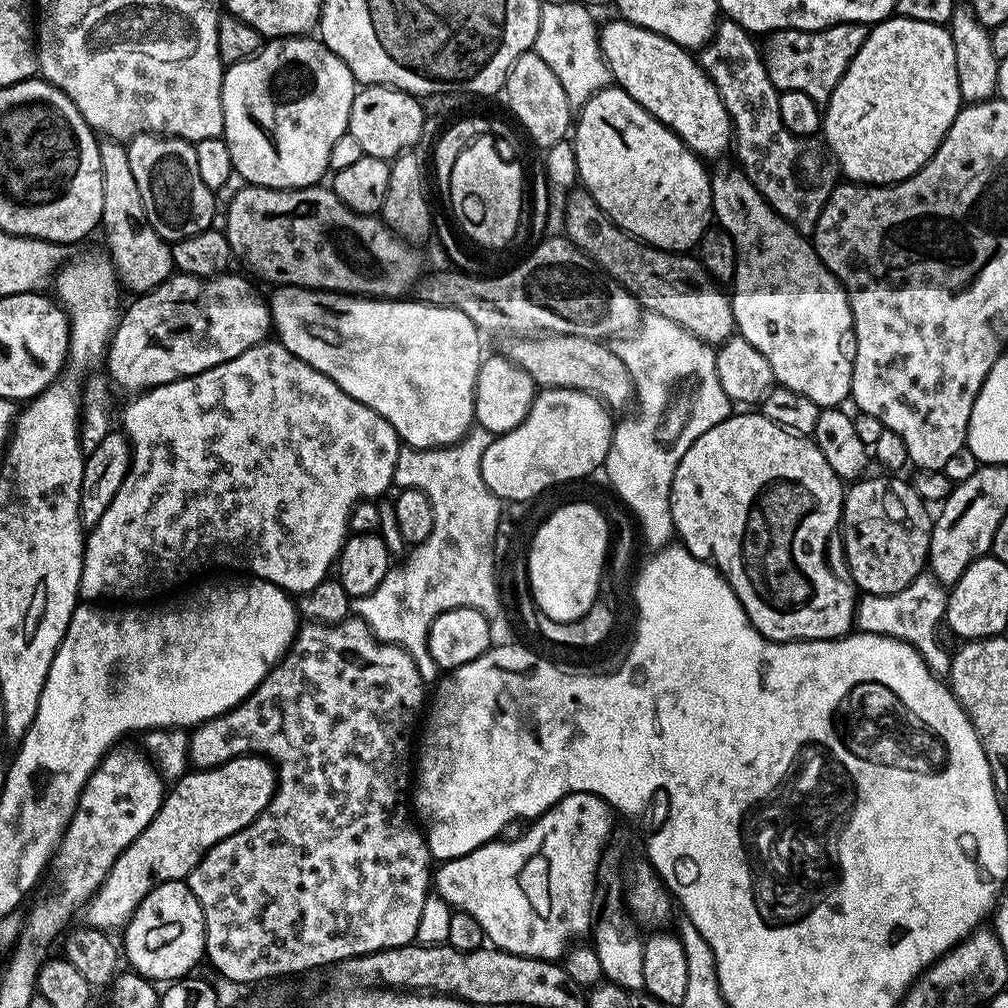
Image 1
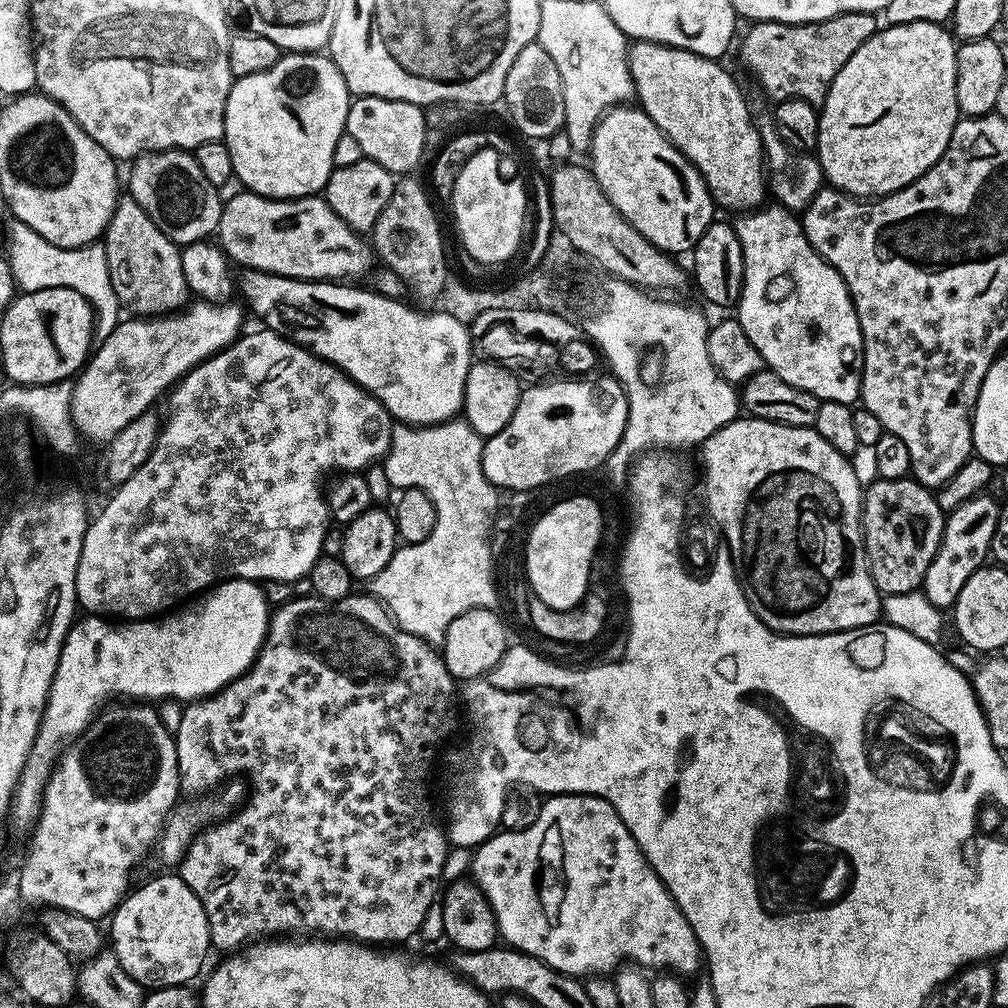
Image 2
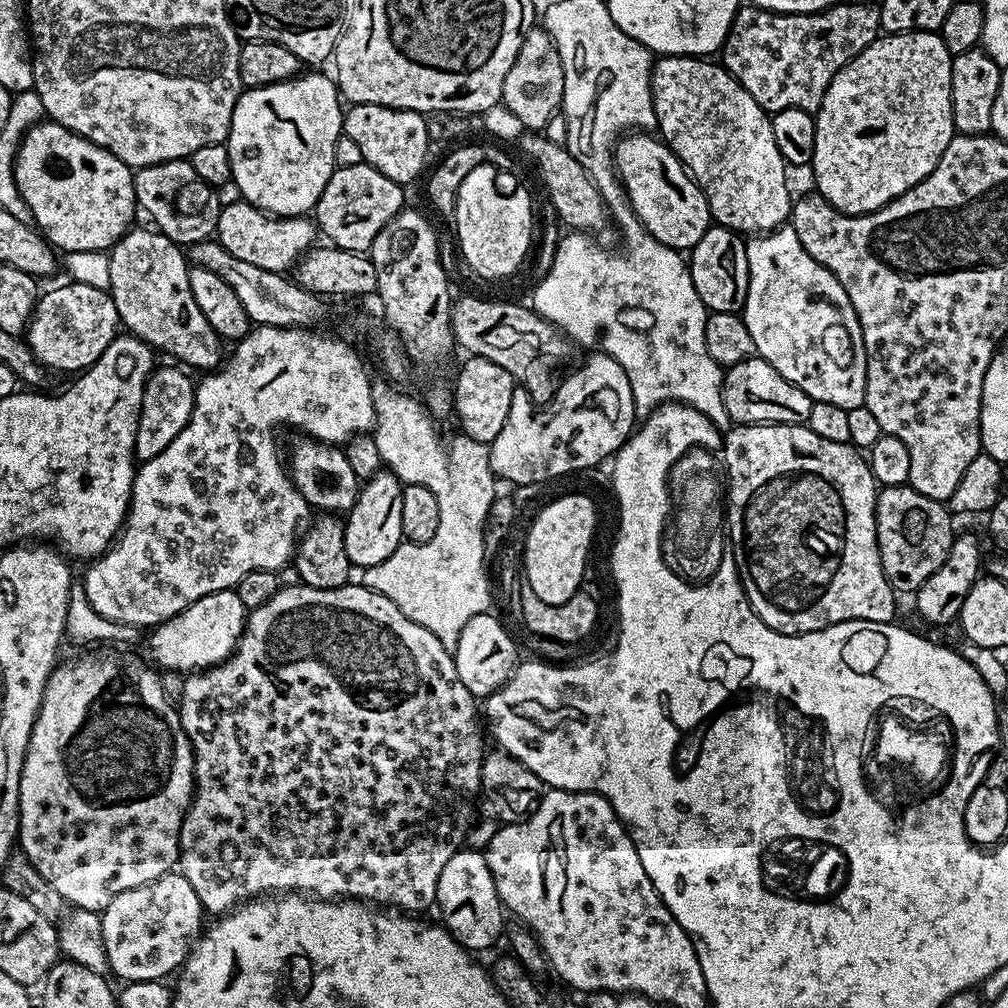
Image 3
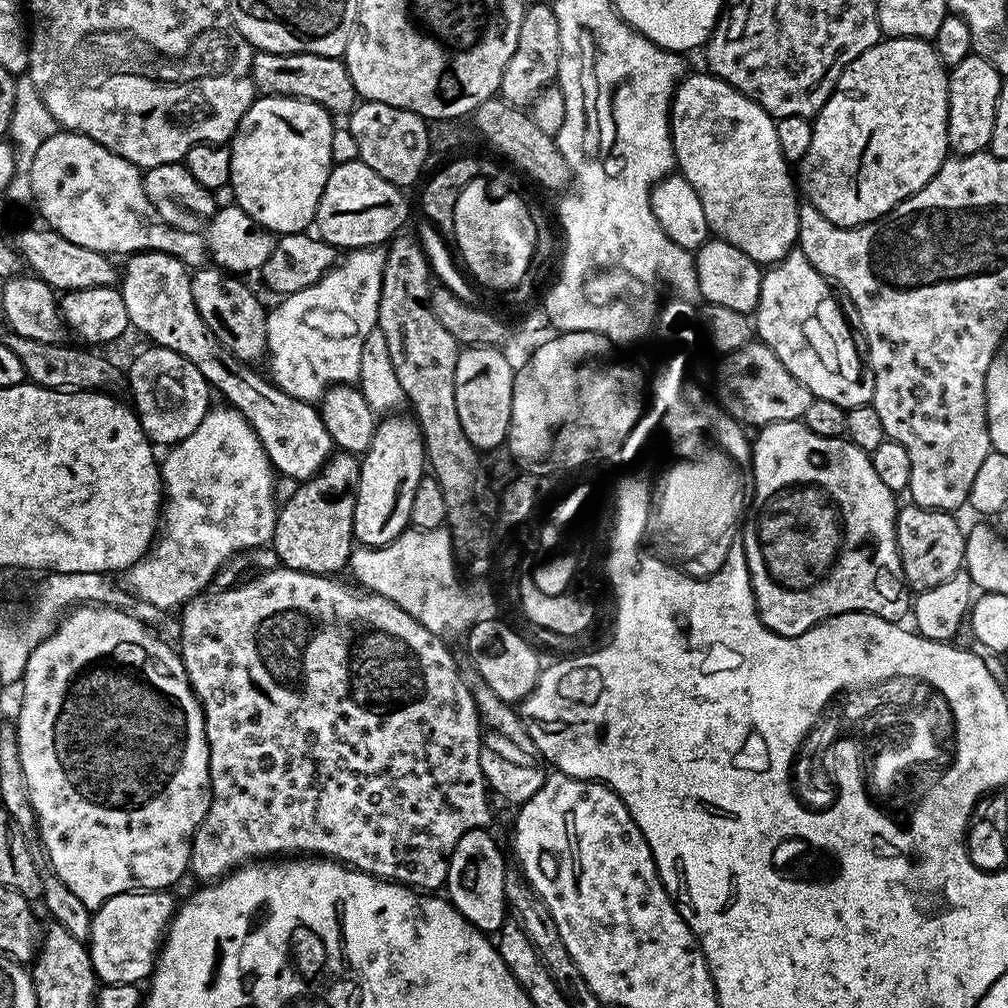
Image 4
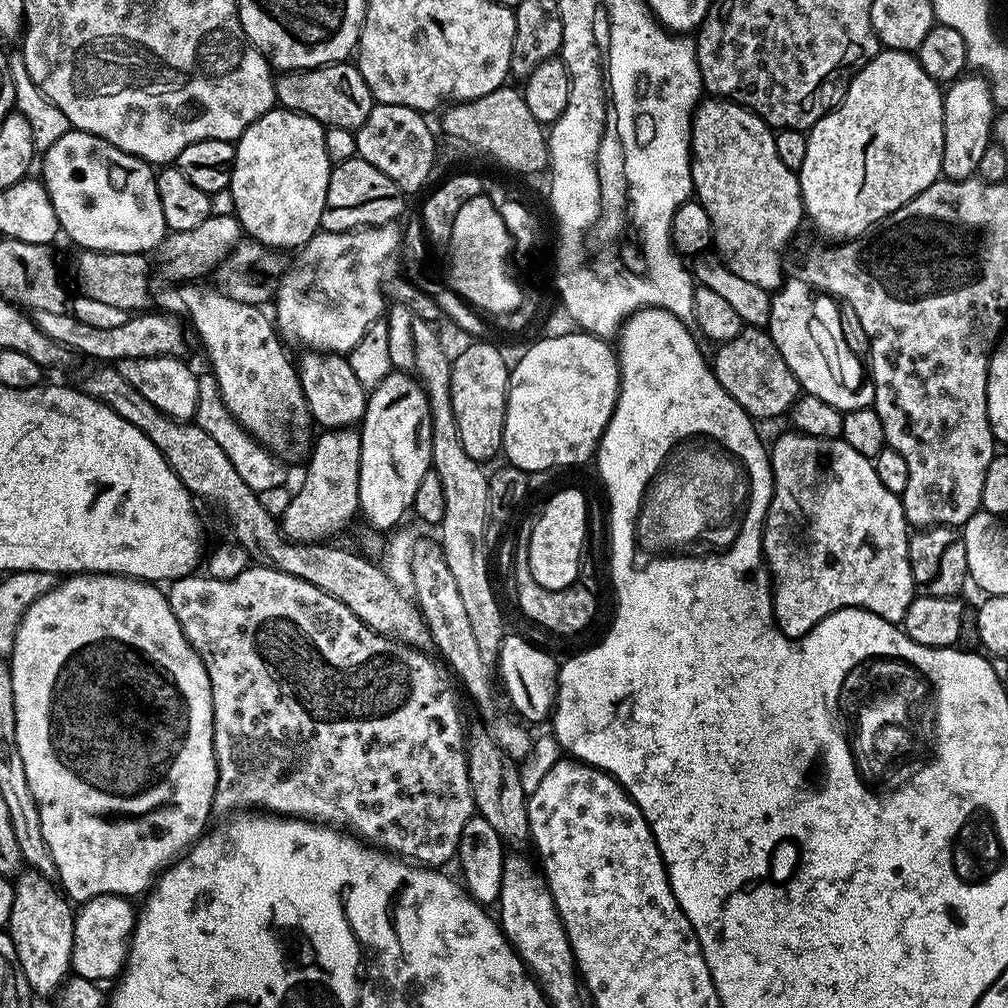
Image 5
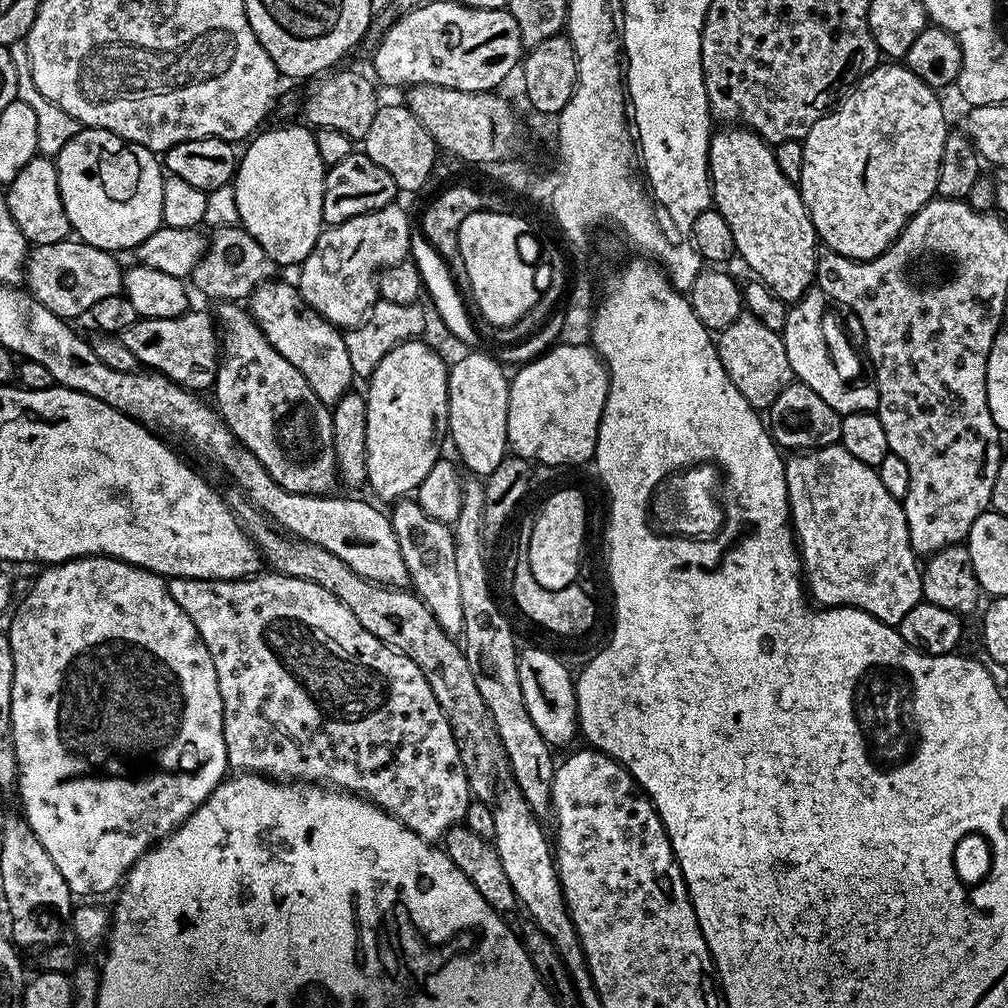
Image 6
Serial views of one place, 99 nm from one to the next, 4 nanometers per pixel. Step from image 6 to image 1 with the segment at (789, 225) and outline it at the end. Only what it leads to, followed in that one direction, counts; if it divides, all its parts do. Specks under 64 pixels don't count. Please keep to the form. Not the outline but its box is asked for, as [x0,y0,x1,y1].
[599,18,732,158]

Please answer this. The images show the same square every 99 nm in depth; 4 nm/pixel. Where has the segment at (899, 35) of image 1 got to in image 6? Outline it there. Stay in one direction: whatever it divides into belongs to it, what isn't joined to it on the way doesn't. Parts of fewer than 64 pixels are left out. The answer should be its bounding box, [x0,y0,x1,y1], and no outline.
[798,62,950,260]

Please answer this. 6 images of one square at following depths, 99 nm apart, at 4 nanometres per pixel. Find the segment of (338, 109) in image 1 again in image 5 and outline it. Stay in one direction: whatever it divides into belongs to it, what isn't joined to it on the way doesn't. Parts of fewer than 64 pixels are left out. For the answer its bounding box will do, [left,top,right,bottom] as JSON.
[230,106,334,250]

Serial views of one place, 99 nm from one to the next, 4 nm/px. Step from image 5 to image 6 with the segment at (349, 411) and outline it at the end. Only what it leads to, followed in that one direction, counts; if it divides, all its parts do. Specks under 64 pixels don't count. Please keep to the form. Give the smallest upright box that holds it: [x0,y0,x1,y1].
[248,281,354,406]

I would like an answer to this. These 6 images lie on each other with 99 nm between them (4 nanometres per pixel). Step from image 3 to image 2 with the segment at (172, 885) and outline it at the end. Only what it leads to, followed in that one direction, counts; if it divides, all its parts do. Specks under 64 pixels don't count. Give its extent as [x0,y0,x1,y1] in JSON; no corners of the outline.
[110,873,211,988]

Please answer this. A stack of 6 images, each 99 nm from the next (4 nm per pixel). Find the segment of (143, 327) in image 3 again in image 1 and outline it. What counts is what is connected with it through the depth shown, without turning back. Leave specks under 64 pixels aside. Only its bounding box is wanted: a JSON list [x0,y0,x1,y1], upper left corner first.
[99,138,174,294]

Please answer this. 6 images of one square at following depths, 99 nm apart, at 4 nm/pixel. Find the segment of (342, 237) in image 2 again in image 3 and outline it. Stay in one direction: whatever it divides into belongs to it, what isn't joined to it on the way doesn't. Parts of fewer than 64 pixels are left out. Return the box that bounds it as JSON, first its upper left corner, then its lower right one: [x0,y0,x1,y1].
[214,202,318,273]

